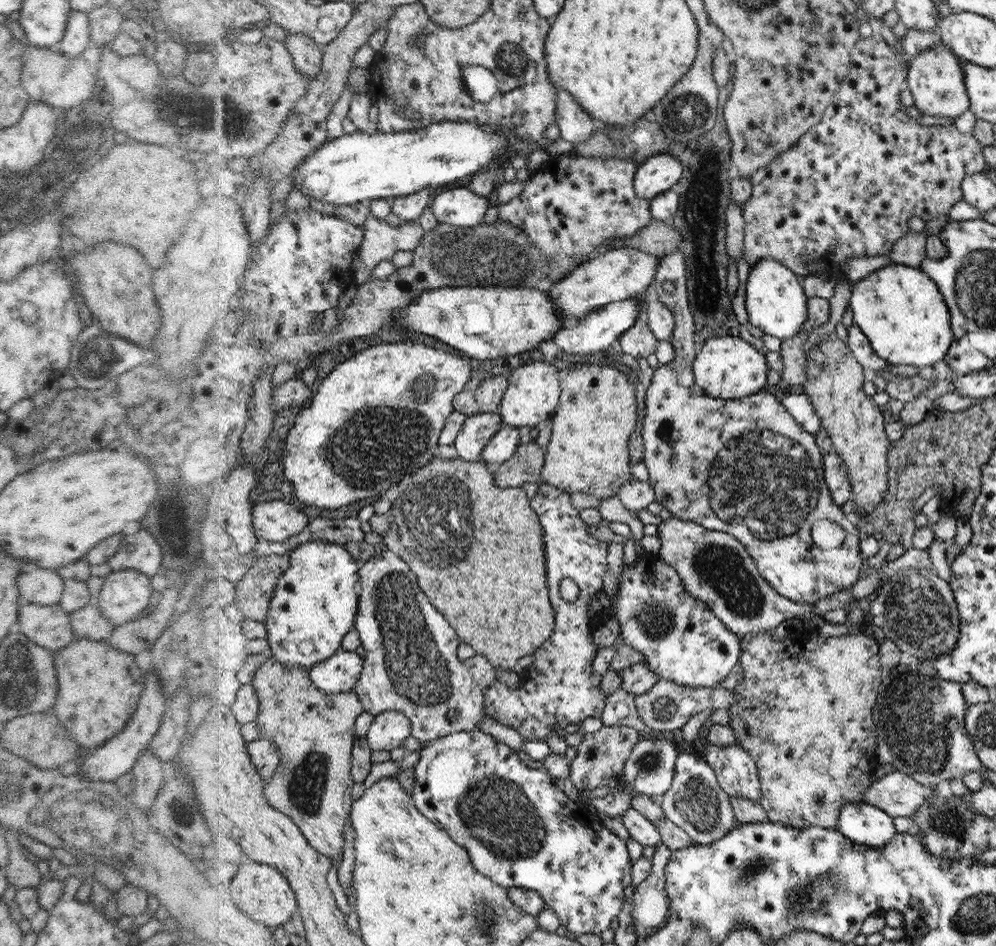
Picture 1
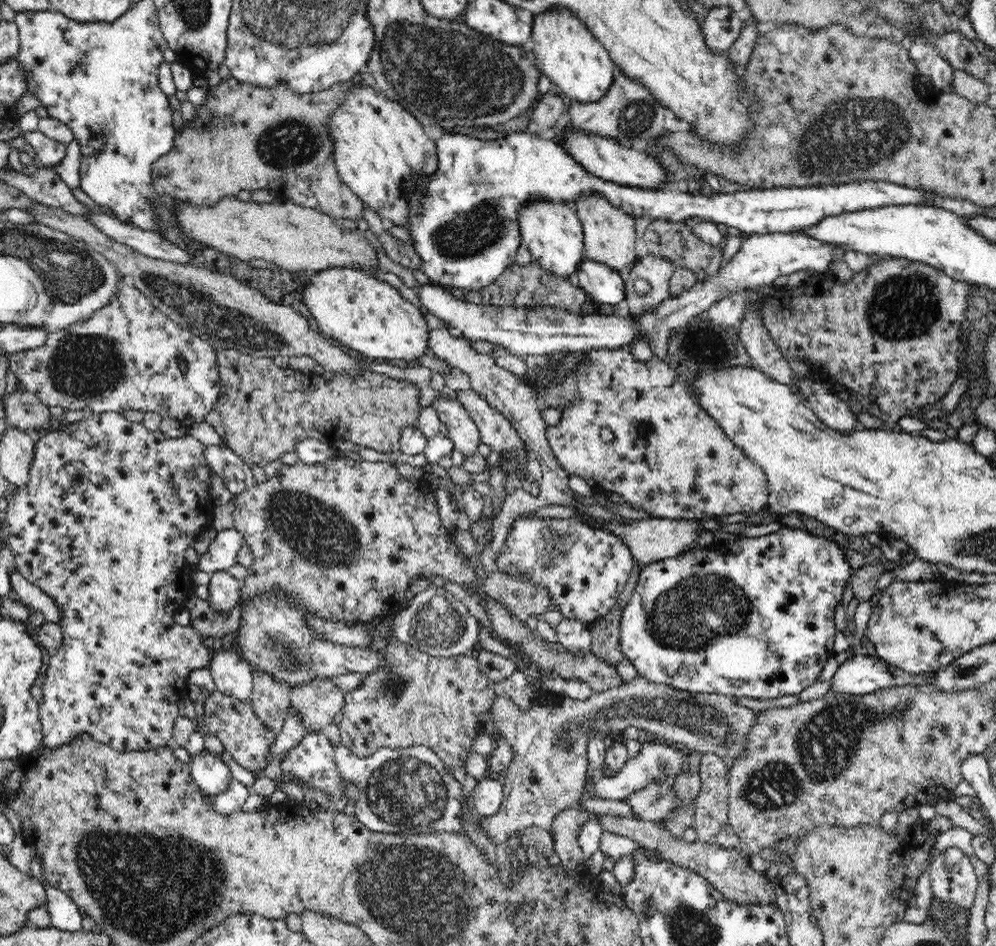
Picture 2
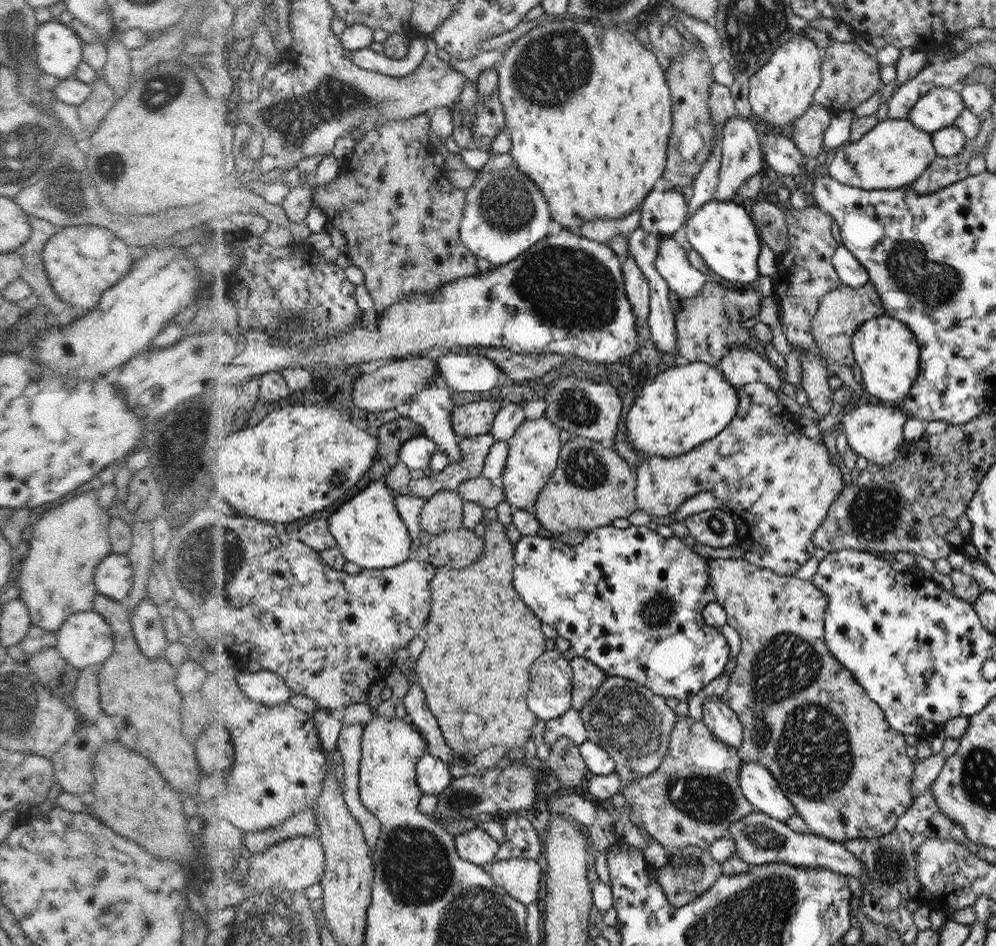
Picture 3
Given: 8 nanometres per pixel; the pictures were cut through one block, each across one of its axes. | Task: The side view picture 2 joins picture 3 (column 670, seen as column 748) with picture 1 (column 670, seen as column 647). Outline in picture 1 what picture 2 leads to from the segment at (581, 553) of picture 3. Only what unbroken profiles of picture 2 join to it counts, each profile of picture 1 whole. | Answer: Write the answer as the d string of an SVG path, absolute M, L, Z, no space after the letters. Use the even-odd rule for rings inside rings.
M643 553L632 564L626 562L620 574L620 586L613 614L620 623L620 637L626 645L644 653L644 662L658 673L658 678L670 679L690 687L716 687L741 660L741 639L710 610L710 606L686 590L677 571L657 554Z

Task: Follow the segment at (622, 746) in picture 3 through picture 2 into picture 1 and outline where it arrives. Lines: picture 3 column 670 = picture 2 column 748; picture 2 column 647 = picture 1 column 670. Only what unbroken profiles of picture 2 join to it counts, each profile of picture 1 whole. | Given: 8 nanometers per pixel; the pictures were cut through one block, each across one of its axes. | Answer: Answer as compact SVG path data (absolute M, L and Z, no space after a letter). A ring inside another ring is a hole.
M660 678L656 685L644 693L635 697L636 710L638 716L646 726L653 731L672 732L676 728L682 729L684 725L694 716L704 709L728 709L732 704L738 702L736 693L722 687L690 687L680 683L670 681L670 679Z

